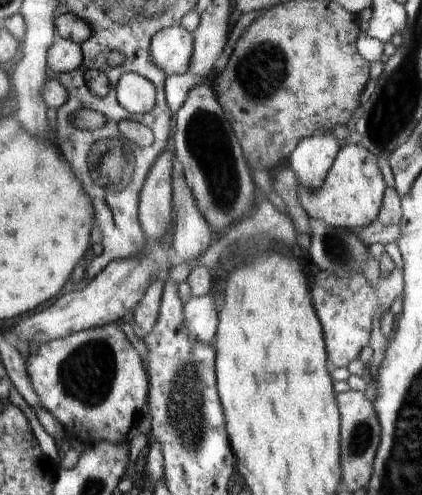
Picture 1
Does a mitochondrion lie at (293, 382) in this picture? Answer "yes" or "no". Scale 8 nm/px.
no

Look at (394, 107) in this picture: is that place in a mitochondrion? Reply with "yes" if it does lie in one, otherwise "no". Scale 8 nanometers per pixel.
yes

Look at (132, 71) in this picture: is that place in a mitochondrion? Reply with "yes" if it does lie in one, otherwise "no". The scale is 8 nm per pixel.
no

